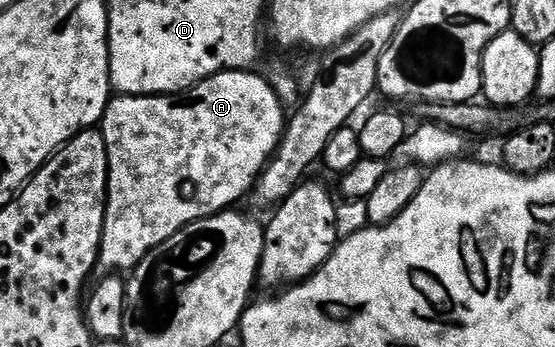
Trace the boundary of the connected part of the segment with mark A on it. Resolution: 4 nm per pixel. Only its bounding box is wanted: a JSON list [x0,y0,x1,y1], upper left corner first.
[99,69,286,275]

